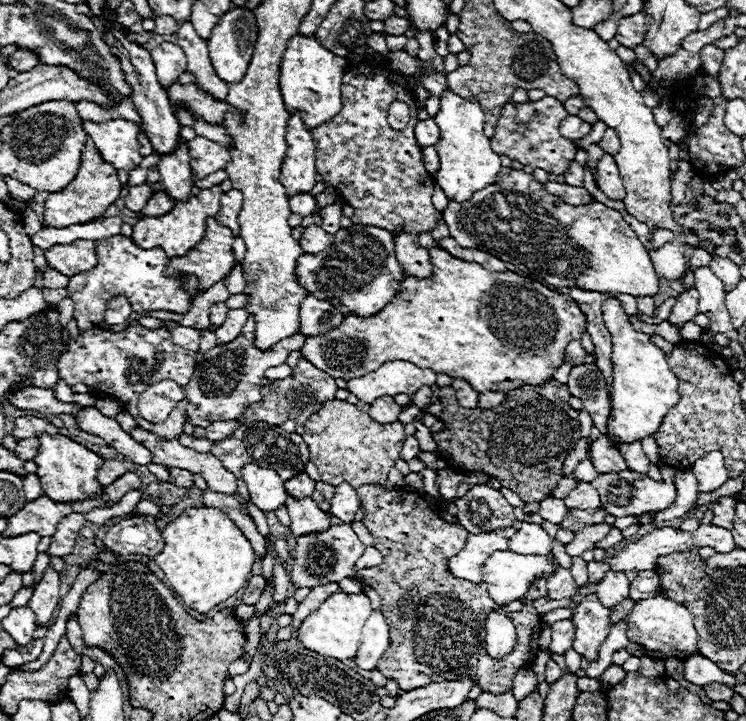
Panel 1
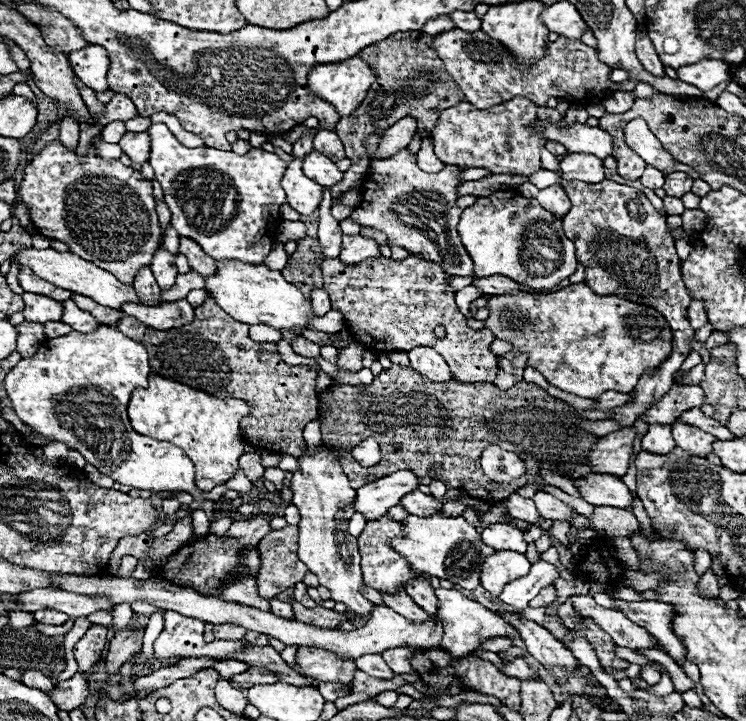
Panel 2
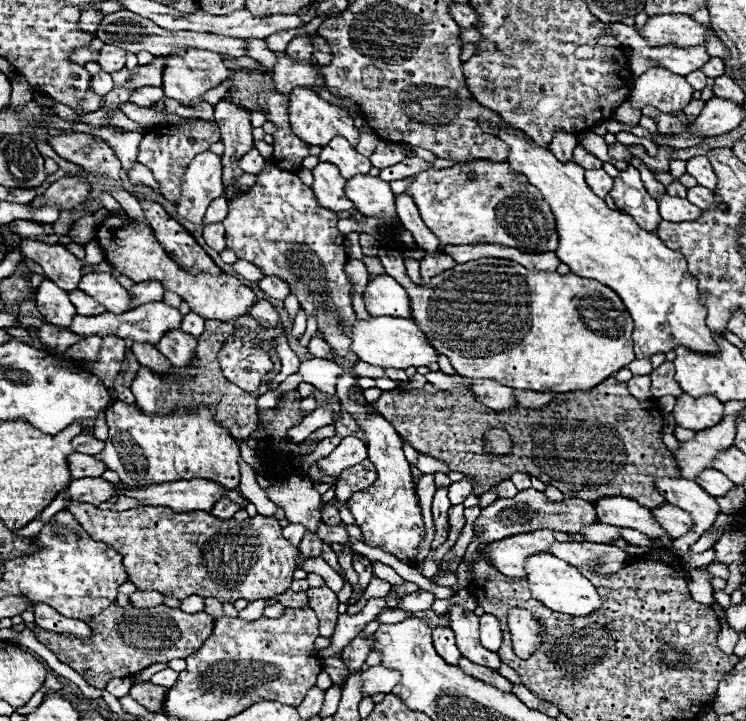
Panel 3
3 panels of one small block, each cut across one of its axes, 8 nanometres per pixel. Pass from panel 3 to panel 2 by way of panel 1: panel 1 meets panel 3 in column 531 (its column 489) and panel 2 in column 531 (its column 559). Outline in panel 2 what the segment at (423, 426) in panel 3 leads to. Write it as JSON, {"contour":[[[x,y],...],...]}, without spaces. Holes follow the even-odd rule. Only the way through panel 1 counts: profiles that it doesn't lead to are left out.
{"contour":[[[394,364],[390,370],[374,376],[370,384],[334,384],[322,392],[320,398],[324,402],[320,420],[322,440],[338,452],[352,488],[360,488],[364,482],[372,482],[396,470],[432,476],[432,466],[442,464],[444,472],[436,478],[442,480],[446,488],[460,488],[472,498],[496,504],[528,482],[544,482],[538,474],[540,470],[550,470],[572,482],[594,472],[584,458],[588,458],[598,436],[578,428],[576,424],[584,418],[578,416],[570,404],[550,396],[534,382],[520,380],[510,390],[500,390],[488,382],[480,382],[480,386],[456,380],[431,382],[412,368]],[[420,420],[424,422],[424,430]],[[426,424],[432,424],[432,428]],[[422,432],[426,436],[422,436]],[[368,436],[376,438],[380,444],[382,458],[378,464],[364,468],[352,458],[350,450]],[[488,444],[498,444],[500,448],[518,454],[526,462],[526,474],[510,484],[496,484],[490,480],[480,468],[480,454]]]}

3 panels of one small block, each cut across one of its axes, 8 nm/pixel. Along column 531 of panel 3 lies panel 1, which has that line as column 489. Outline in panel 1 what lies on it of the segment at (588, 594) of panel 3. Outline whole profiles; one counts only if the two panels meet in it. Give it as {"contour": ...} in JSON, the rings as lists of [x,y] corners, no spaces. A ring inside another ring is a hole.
{"contour":[[[516,552],[492,554],[484,564],[484,582],[488,582],[490,596],[506,606],[520,600],[538,576],[552,576],[560,564],[546,556],[522,556]]]}

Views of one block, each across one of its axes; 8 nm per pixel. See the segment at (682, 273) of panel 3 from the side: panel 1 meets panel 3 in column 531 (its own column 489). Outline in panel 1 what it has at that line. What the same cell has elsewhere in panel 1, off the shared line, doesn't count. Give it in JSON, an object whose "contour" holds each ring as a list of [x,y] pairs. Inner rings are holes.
{"contour":[[[444,90],[440,96],[440,110],[434,116],[434,122],[440,126],[440,142],[436,150],[440,154],[440,170],[434,174],[436,184],[446,192],[448,198],[464,202],[472,192],[486,188],[494,182],[496,174],[502,170],[500,156],[492,152],[490,138],[484,136],[484,110],[478,102],[462,98],[452,90]]]}

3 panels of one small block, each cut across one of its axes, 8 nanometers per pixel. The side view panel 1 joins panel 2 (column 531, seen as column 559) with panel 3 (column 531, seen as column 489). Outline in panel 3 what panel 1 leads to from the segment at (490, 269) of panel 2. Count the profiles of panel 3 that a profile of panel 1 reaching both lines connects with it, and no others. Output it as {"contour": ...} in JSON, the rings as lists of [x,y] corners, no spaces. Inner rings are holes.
{"contour":[[[478,158],[452,168],[430,168],[416,174],[406,192],[418,204],[426,226],[438,236],[440,250],[448,244],[502,244],[528,254],[558,248],[556,222],[548,202],[532,184],[516,178],[506,162]]]}

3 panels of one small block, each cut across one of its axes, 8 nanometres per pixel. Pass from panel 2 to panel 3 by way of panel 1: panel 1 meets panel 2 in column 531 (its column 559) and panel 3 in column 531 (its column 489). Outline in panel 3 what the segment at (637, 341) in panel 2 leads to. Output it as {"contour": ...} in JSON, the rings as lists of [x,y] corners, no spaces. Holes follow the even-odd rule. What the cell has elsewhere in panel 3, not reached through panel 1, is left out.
{"contour":[[[476,260],[466,262],[464,266],[454,266],[452,270],[444,270],[442,274],[436,274],[426,286],[412,286],[406,290],[412,300],[412,318],[420,326],[420,330],[428,336],[430,344],[444,356],[450,358],[454,370],[460,376],[474,378],[474,380],[498,380],[500,384],[512,386],[516,390],[534,390],[534,392],[576,392],[576,390],[590,390],[604,382],[604,378],[610,378],[620,368],[626,368],[634,360],[632,352],[632,318],[626,310],[626,306],[620,302],[620,298],[608,290],[608,286],[592,280],[584,280],[576,274],[558,274],[558,272],[532,272],[520,266],[512,260]]]}

